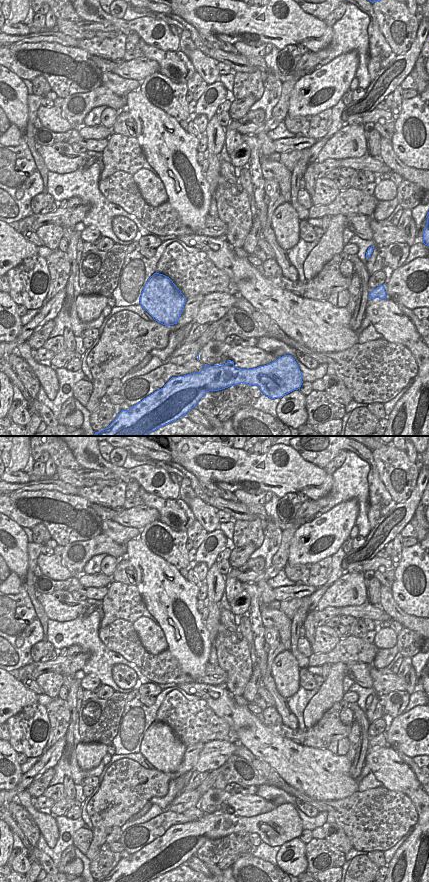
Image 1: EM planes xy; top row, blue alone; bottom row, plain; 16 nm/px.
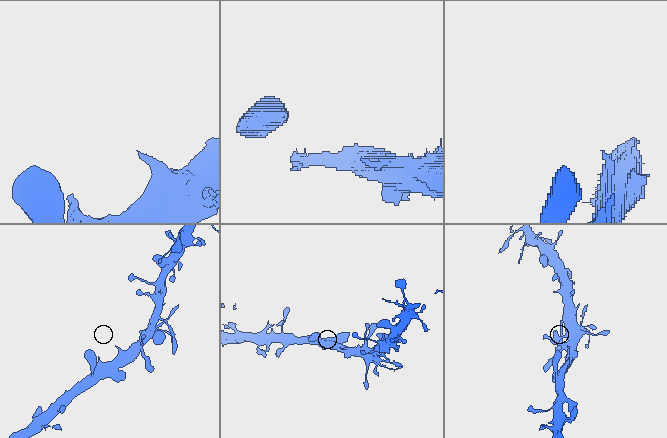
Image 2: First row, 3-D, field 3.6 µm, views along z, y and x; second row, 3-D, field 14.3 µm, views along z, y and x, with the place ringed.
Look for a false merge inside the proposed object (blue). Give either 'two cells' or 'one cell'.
one cell

